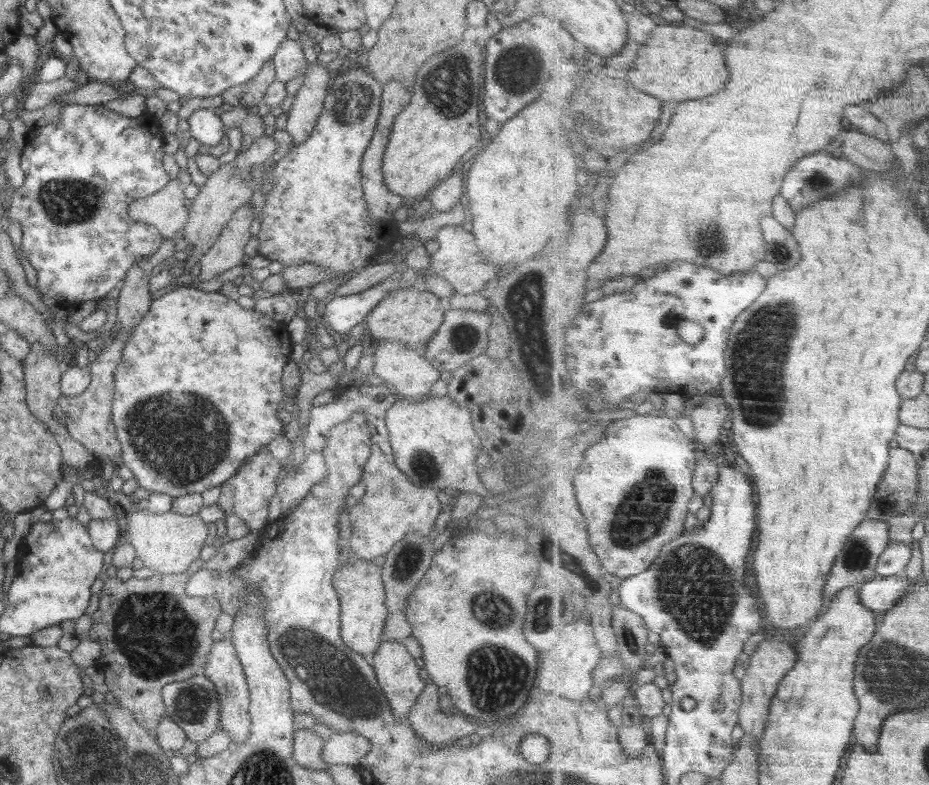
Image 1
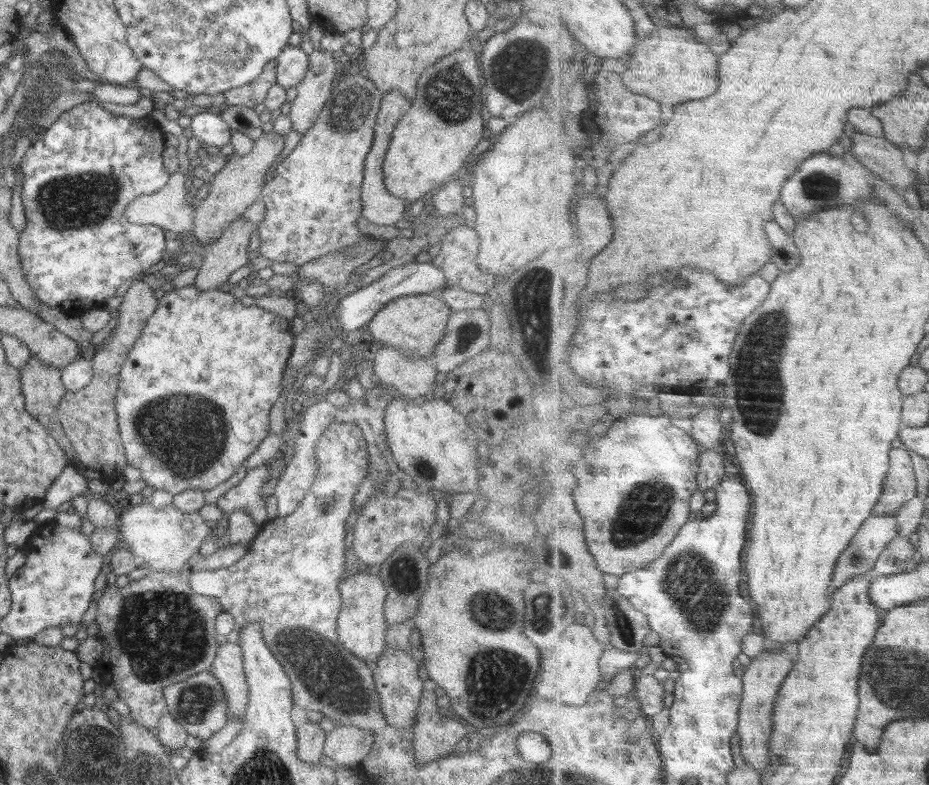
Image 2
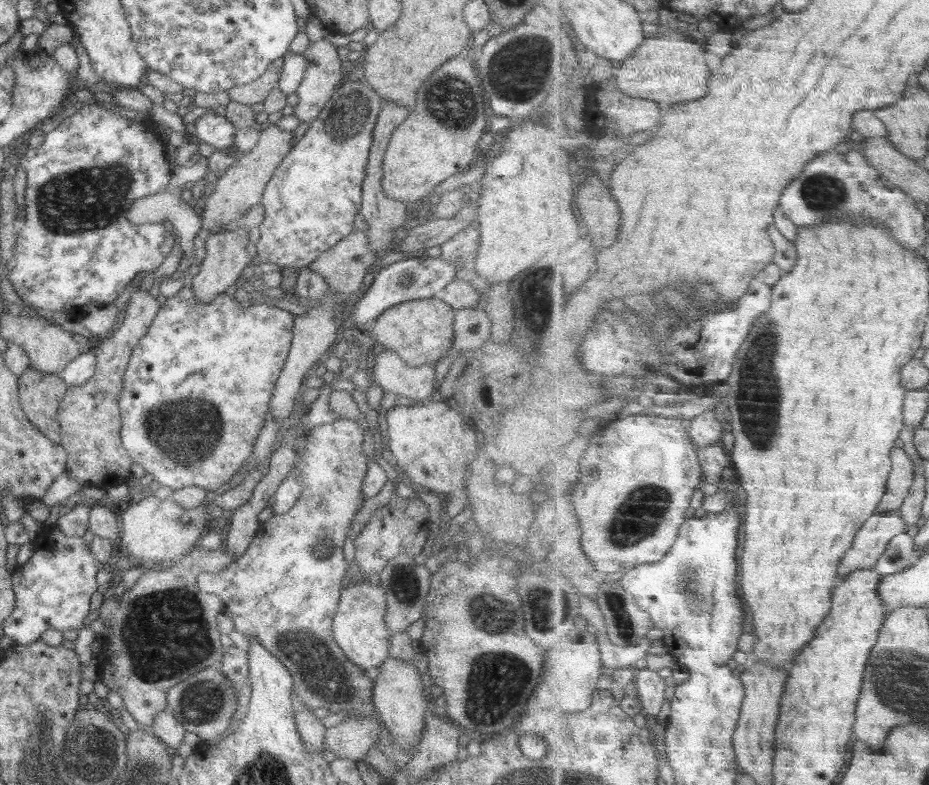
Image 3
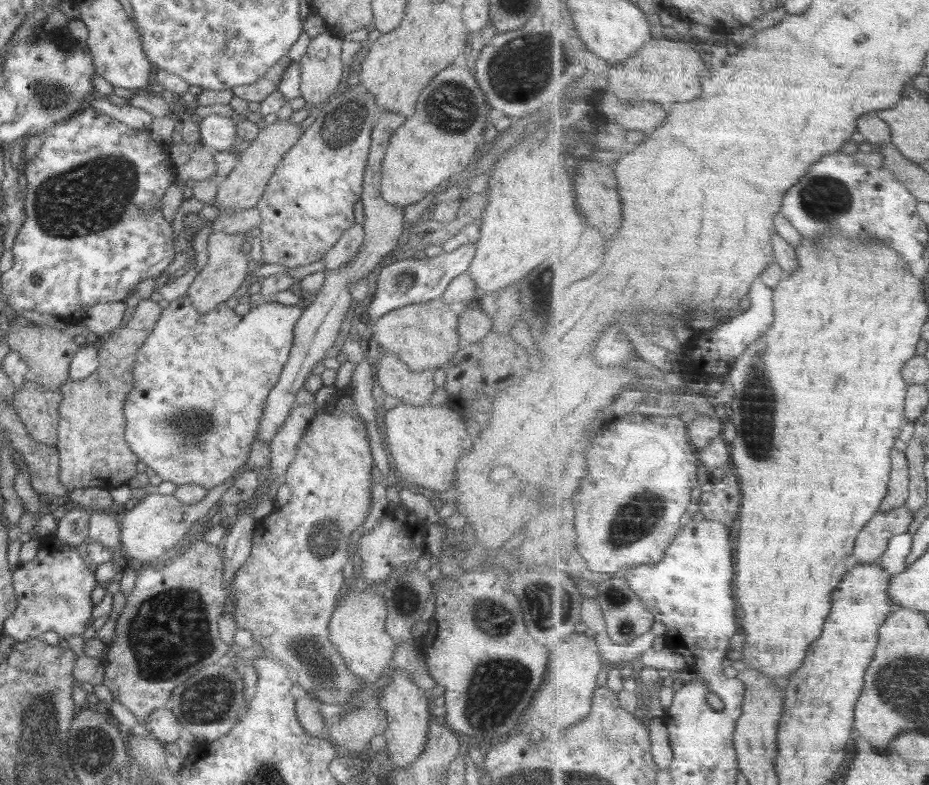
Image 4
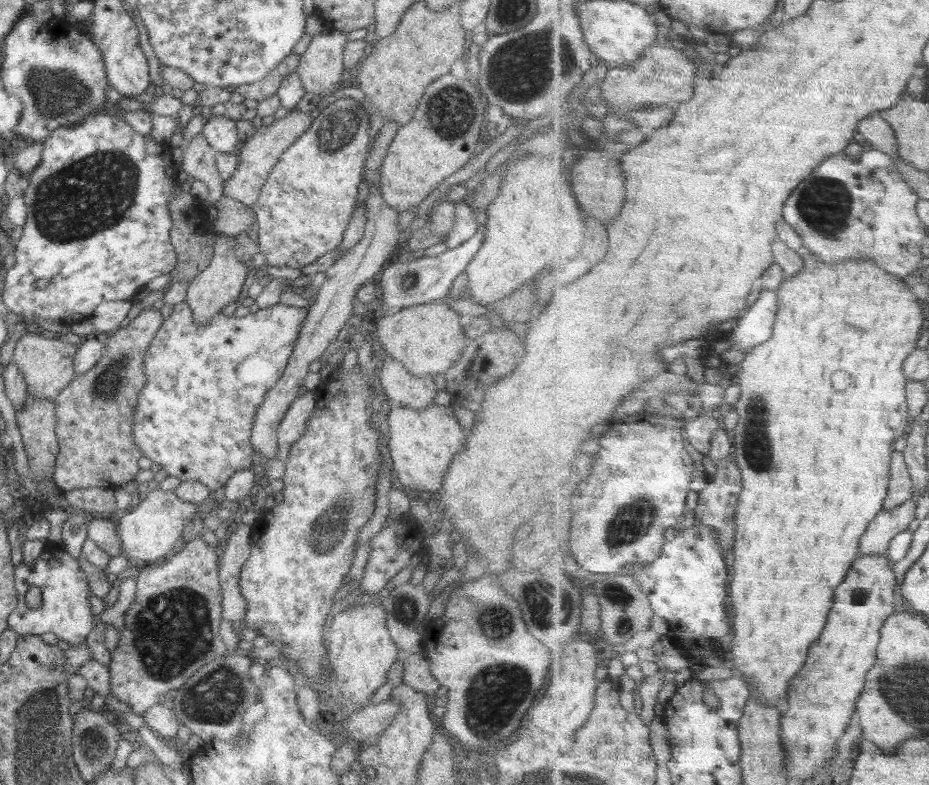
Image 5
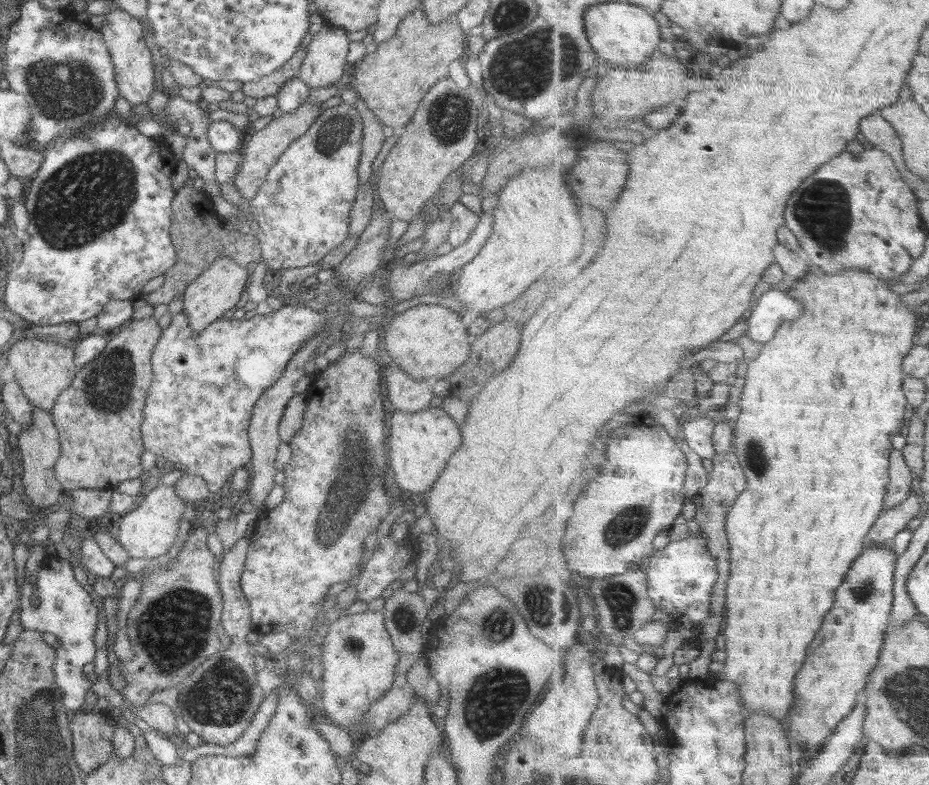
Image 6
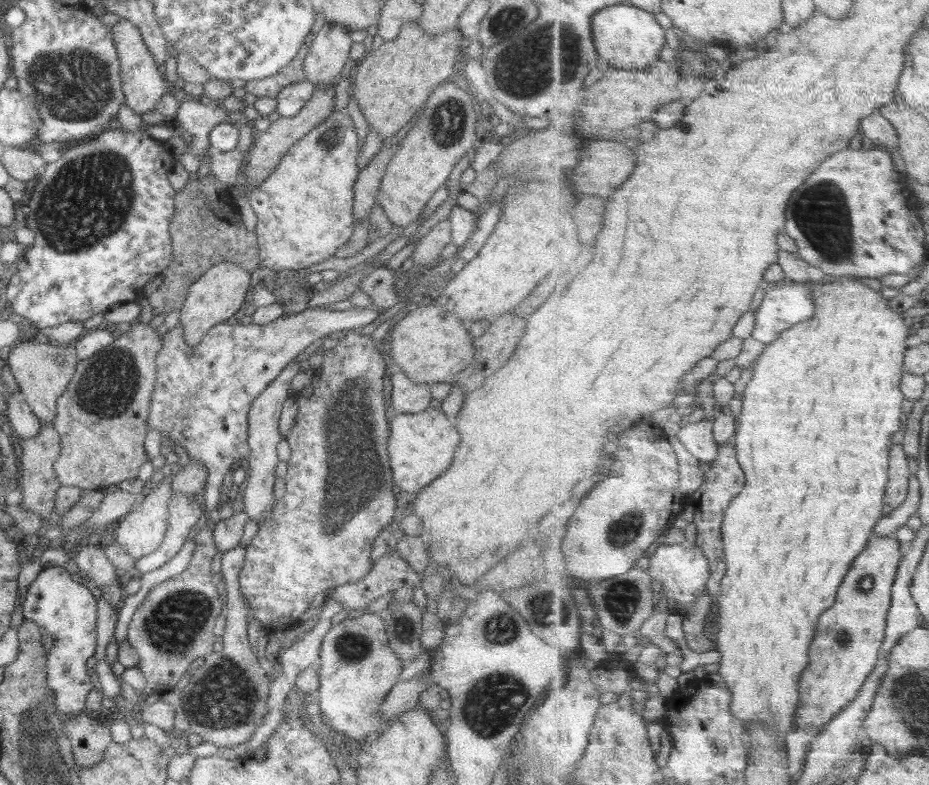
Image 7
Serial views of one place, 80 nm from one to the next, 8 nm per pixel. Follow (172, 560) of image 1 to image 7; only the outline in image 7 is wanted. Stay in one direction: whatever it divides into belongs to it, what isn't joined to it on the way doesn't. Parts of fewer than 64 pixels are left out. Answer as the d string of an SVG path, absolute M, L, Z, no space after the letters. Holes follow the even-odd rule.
M156 483L137 510L120 520L116 540L134 558L156 552L169 529L170 484Z

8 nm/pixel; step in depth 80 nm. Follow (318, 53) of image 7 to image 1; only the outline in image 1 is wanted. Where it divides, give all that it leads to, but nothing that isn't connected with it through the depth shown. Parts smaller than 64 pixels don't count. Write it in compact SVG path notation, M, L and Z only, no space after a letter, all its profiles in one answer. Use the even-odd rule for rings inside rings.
M317 59L312 67L308 67L288 111L285 130L292 137L293 146L302 144L310 136L322 112L324 99L334 78L330 76L326 65L326 62Z

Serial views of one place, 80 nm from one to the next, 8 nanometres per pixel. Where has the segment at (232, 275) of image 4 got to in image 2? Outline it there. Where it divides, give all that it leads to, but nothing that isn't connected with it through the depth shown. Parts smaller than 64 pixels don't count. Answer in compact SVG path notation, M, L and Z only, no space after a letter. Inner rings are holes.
M246 215L241 216L222 232L217 241L205 247L202 266L194 284L197 289L218 290L218 286L226 282L232 272L247 265L248 245L253 232L251 225Z

